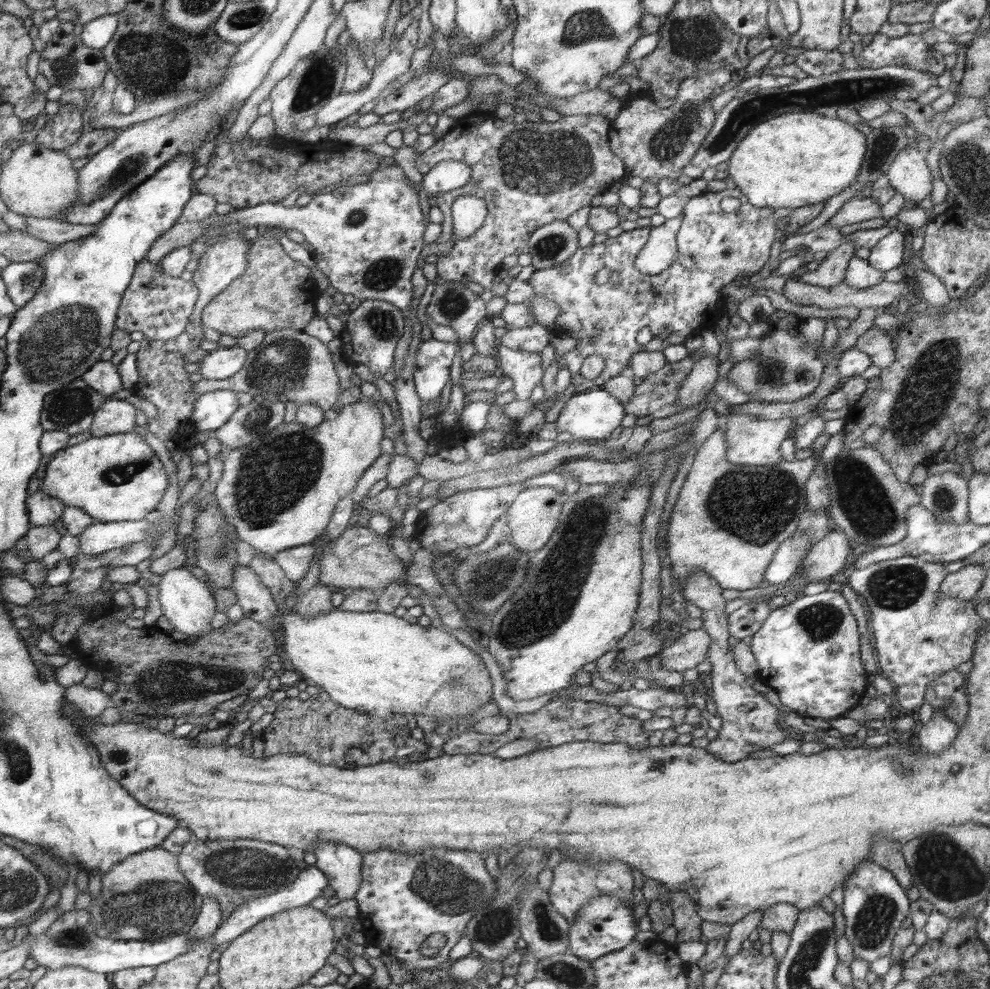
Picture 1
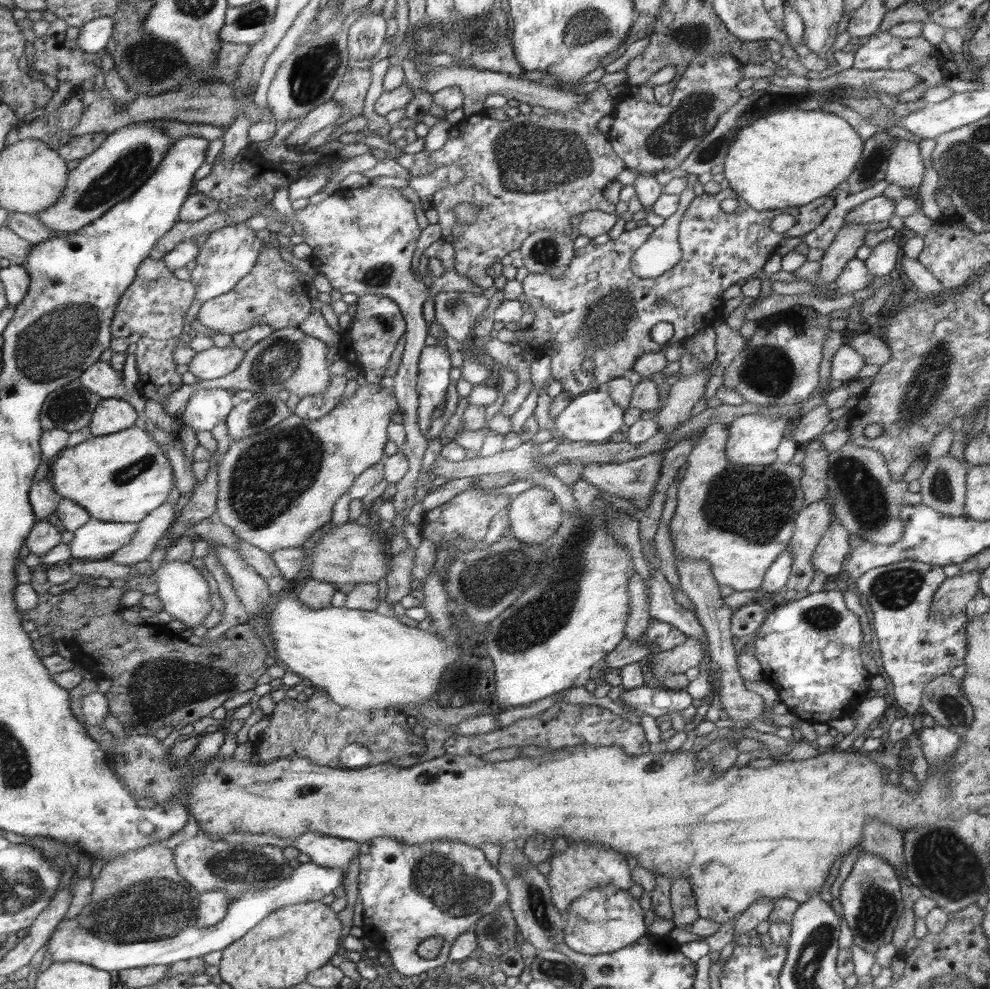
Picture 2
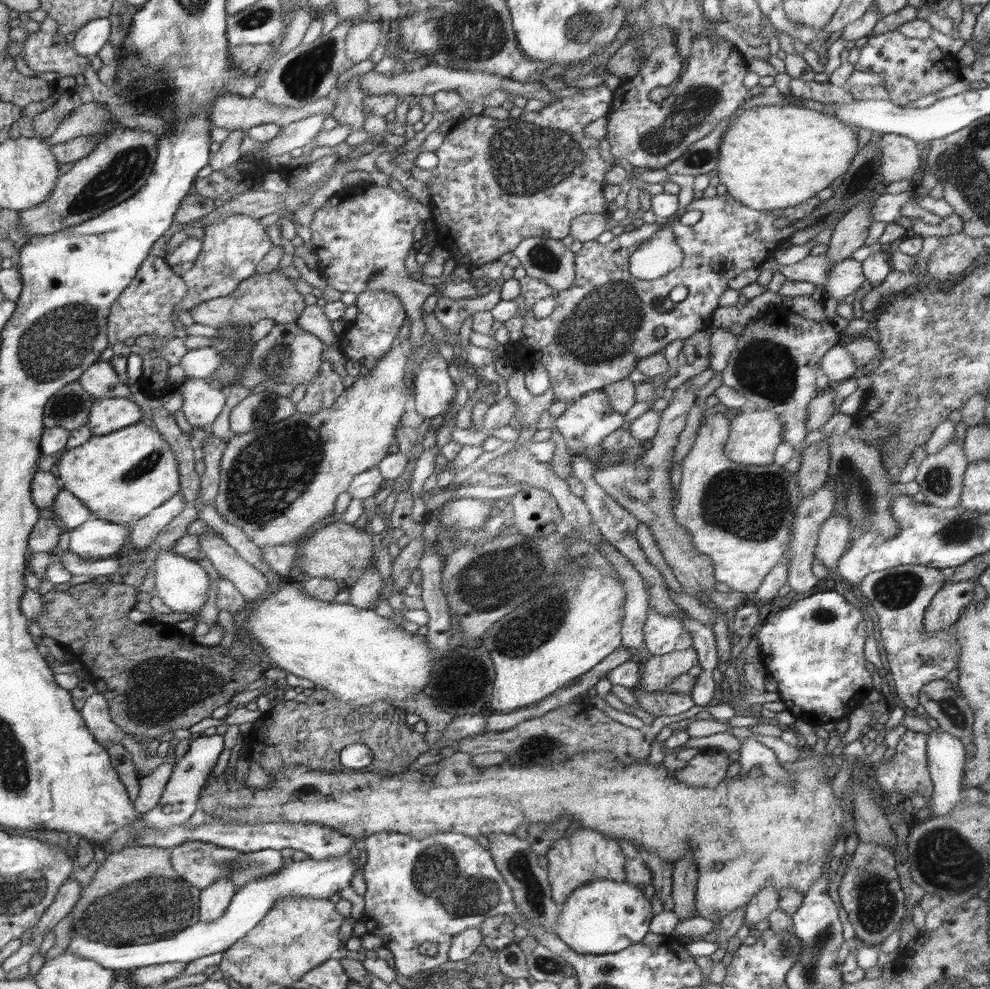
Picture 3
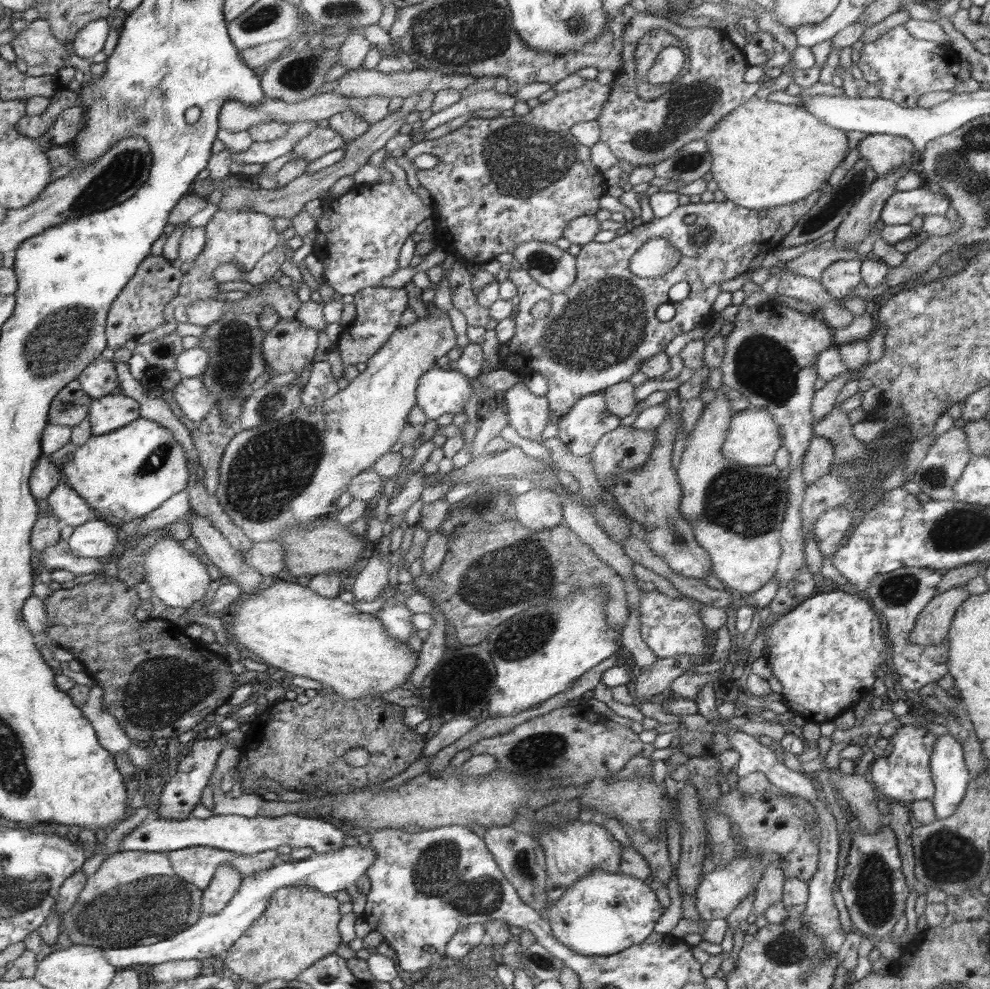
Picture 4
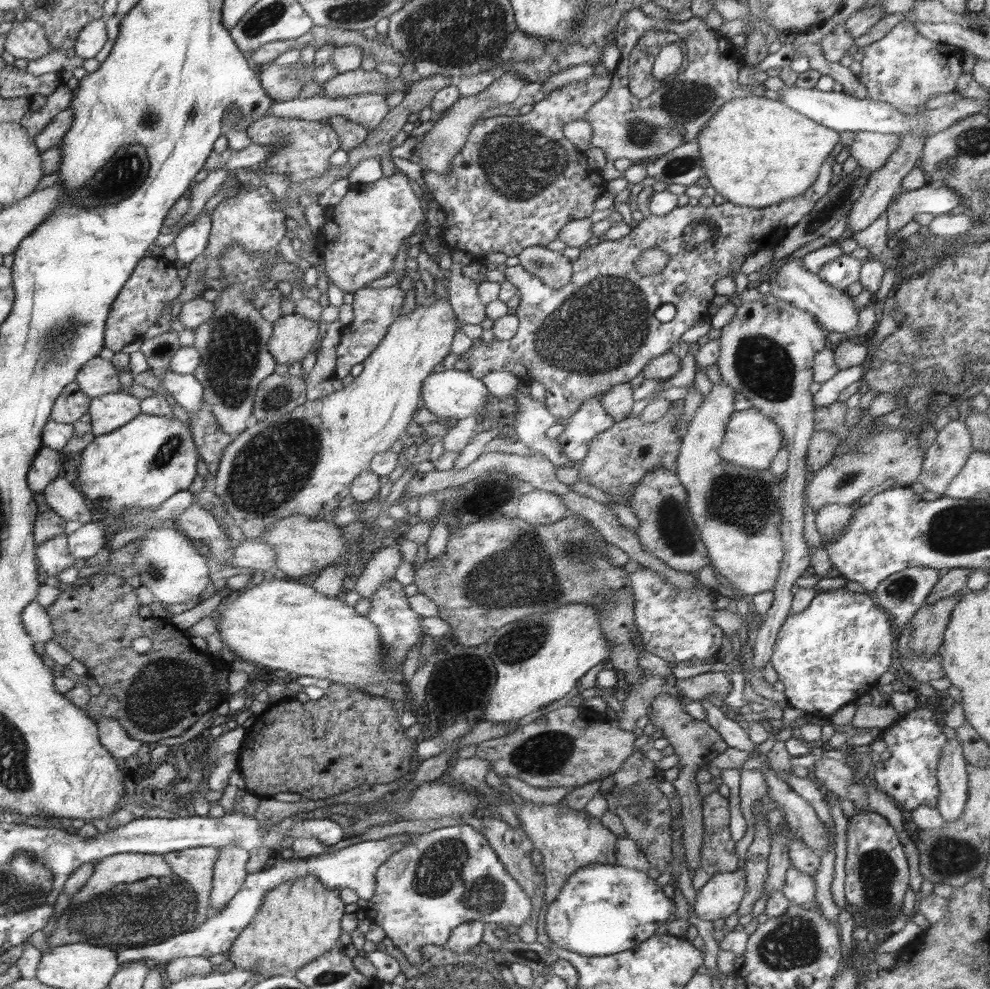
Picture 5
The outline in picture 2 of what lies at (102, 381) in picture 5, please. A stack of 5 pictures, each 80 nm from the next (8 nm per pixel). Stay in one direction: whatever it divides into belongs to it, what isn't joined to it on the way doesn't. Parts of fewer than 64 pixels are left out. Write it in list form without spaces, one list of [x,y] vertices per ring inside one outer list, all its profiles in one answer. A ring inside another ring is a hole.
[[[108,361],[97,362],[90,366],[79,378],[81,383],[92,392],[99,394],[102,399],[125,399],[126,402],[138,406],[138,410],[145,410],[148,401],[138,390],[131,390],[122,384],[120,374],[108,364]]]

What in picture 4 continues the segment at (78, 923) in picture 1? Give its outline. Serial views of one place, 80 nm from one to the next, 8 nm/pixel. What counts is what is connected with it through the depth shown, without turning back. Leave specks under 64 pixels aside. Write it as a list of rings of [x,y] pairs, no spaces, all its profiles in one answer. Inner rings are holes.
[[[366,844],[365,848],[344,847],[324,854],[312,853],[307,859],[284,861],[268,870],[247,876],[241,888],[233,896],[220,914],[200,916],[200,920],[188,929],[173,934],[165,941],[150,943],[144,946],[129,946],[126,948],[105,948],[105,958],[121,970],[130,968],[147,968],[151,965],[172,962],[174,960],[203,960],[211,956],[223,956],[242,936],[250,926],[265,913],[270,897],[278,889],[292,886],[309,886],[322,894],[333,895],[338,890],[356,886],[356,880],[367,874],[369,868],[377,860],[377,848]]]

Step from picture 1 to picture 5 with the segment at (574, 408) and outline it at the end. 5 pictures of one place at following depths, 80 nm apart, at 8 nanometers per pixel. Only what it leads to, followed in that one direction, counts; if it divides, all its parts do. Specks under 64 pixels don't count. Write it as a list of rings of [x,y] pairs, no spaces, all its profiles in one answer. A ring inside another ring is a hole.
[[[600,396],[585,400],[581,407],[572,415],[569,416],[563,433],[558,436],[557,441],[561,444],[564,454],[571,461],[580,462],[589,451],[589,444],[594,440],[594,437],[609,428],[614,426],[615,420],[612,418],[602,406]]]

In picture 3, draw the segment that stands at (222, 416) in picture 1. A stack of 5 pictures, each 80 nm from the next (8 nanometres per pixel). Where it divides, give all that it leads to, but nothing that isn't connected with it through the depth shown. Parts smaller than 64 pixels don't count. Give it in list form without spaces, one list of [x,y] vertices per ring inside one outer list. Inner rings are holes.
[[[190,379],[182,382],[179,388],[184,399],[181,410],[193,427],[205,430],[226,406],[227,392],[220,386],[214,388],[208,380]]]

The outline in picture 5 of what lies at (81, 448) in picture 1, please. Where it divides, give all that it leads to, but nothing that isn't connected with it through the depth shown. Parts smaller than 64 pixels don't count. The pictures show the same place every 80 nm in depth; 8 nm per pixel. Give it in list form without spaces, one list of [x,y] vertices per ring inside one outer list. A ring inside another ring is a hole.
[[[140,413],[128,425],[121,426],[110,434],[94,437],[80,452],[80,464],[76,468],[75,485],[91,504],[98,510],[108,510],[112,514],[132,514],[128,510],[159,508],[177,492],[188,490],[196,478],[196,462],[201,460],[197,453],[196,442],[189,430],[189,425],[173,416],[154,416]]]

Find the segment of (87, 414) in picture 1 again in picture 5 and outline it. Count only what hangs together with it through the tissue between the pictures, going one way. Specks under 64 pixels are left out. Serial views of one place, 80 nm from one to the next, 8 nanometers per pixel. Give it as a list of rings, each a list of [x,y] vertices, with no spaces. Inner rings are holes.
[[[75,380],[64,387],[53,404],[50,420],[62,424],[73,424],[89,409],[91,398],[80,390]]]

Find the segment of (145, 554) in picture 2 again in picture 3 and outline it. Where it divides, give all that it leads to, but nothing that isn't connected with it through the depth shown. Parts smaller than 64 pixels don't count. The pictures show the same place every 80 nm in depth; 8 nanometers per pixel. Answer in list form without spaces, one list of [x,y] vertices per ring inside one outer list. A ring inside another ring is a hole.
[[[178,492],[146,515],[133,523],[131,534],[131,546],[140,549],[143,553],[148,550],[149,544],[164,530],[170,521],[178,516],[178,513],[186,504],[185,498]]]

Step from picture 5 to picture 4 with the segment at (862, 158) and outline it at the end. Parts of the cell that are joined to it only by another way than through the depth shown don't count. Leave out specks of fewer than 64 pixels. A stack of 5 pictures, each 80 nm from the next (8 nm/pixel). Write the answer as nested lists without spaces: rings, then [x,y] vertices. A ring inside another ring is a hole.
[[[888,134],[868,135],[858,143],[860,158],[864,158],[874,172],[888,174],[898,167],[917,167],[916,148],[908,138]]]

